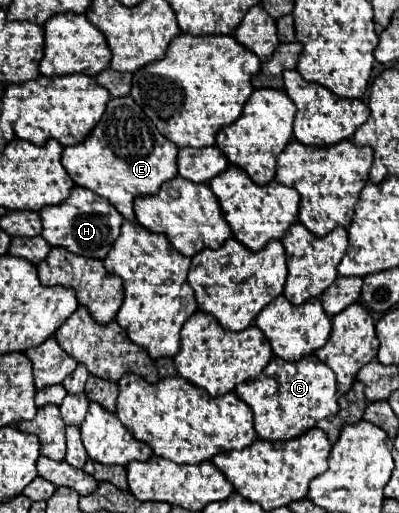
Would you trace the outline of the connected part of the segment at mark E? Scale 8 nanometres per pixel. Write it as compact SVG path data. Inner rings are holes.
M113 97L101 121L81 143L63 149L61 163L75 181L105 197L125 219L133 221L133 199L153 195L161 183L177 175L177 145L169 143L131 97Z

